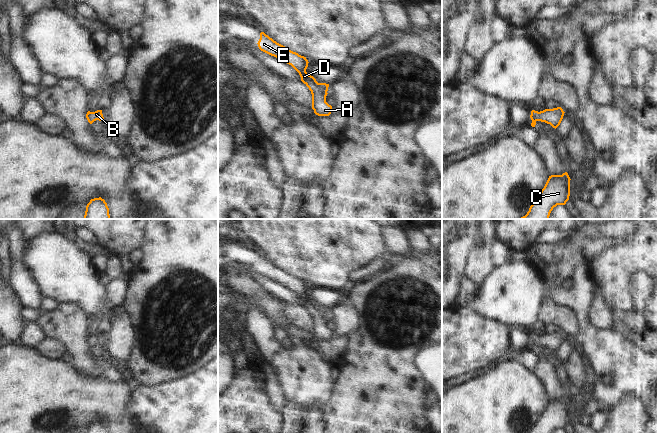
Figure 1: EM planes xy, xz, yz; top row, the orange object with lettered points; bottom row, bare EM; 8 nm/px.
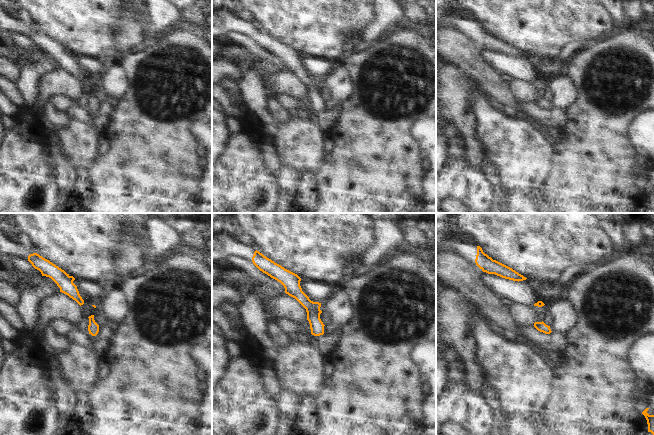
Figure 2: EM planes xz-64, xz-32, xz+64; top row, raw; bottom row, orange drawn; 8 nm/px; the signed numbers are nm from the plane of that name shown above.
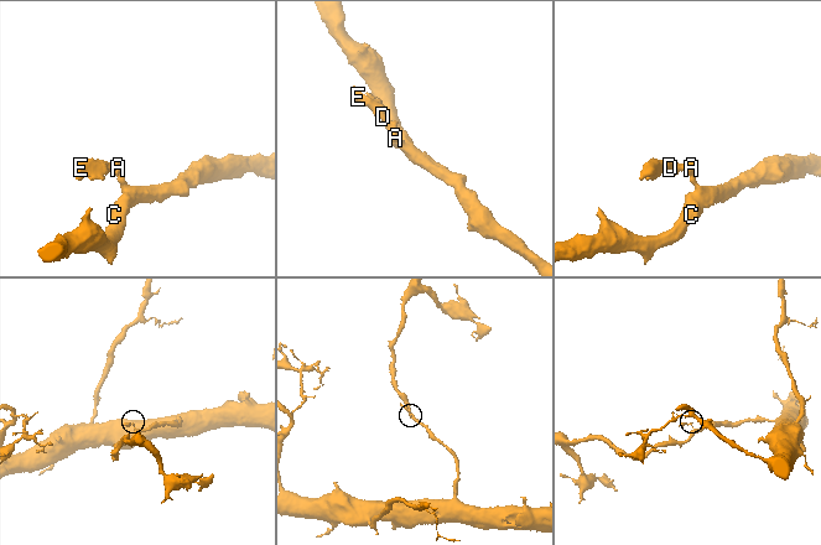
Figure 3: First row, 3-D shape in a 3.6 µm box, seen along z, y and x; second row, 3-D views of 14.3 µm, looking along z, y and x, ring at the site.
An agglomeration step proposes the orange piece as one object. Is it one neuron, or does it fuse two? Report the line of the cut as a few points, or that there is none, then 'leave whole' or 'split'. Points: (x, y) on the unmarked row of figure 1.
cut none; leave whole

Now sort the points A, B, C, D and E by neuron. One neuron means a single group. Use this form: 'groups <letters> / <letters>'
groups A B C D E

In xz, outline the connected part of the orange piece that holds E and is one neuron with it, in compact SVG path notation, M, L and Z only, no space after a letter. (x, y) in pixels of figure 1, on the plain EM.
M264 256L260 257L260 263L257 268L261 275L291 289L299 297L301 305L311 315L312 333L316 339L329 340L331 338L332 330L326 326L329 308L318 307L313 300L306 296L309 287L306 281L277 267Z

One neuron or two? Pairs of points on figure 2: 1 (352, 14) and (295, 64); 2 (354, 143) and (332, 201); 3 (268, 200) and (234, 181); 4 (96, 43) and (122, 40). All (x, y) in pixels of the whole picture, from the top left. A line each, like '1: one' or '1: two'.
1: two
2: one
3: one
4: two

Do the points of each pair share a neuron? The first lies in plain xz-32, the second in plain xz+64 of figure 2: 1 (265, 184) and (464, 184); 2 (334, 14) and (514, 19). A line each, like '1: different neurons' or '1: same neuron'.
1: same neuron
2: same neuron

